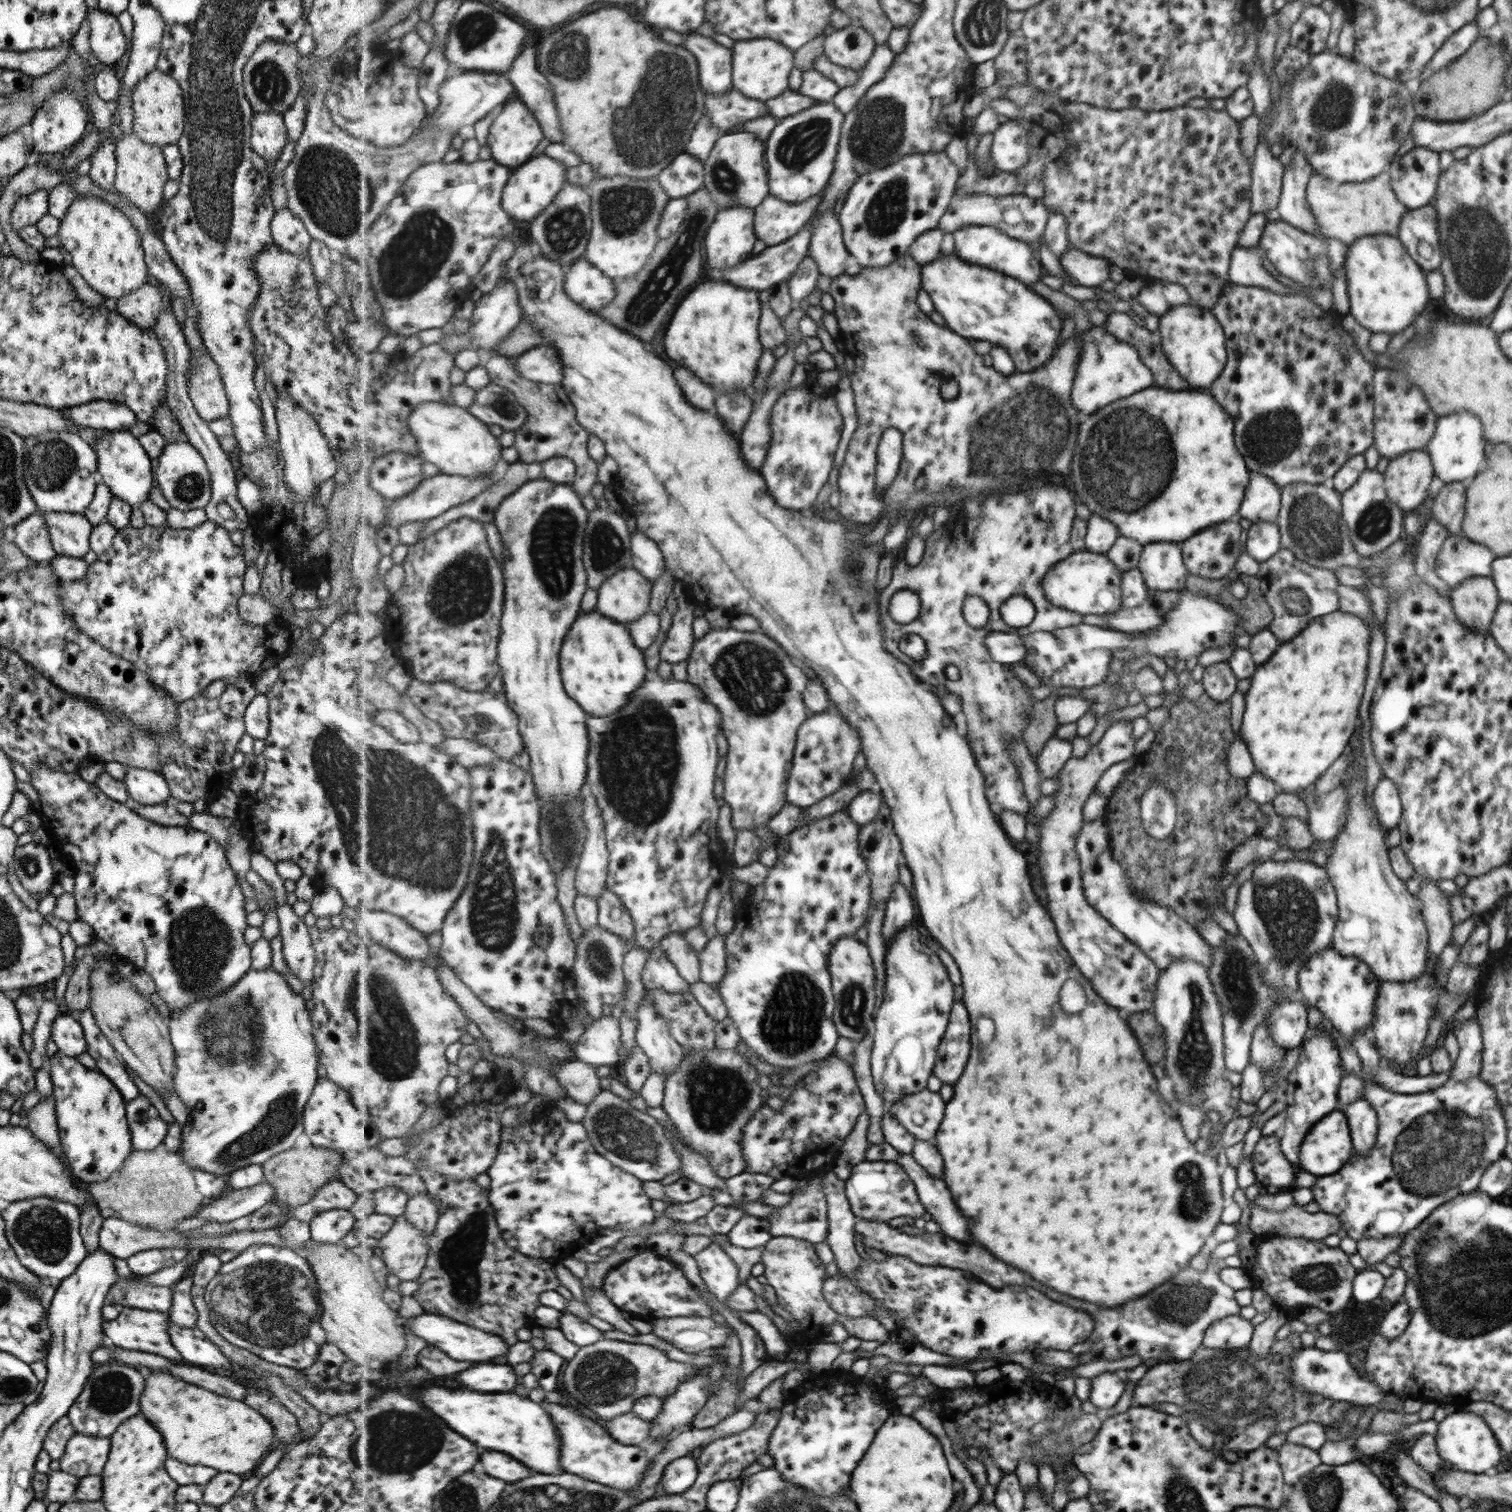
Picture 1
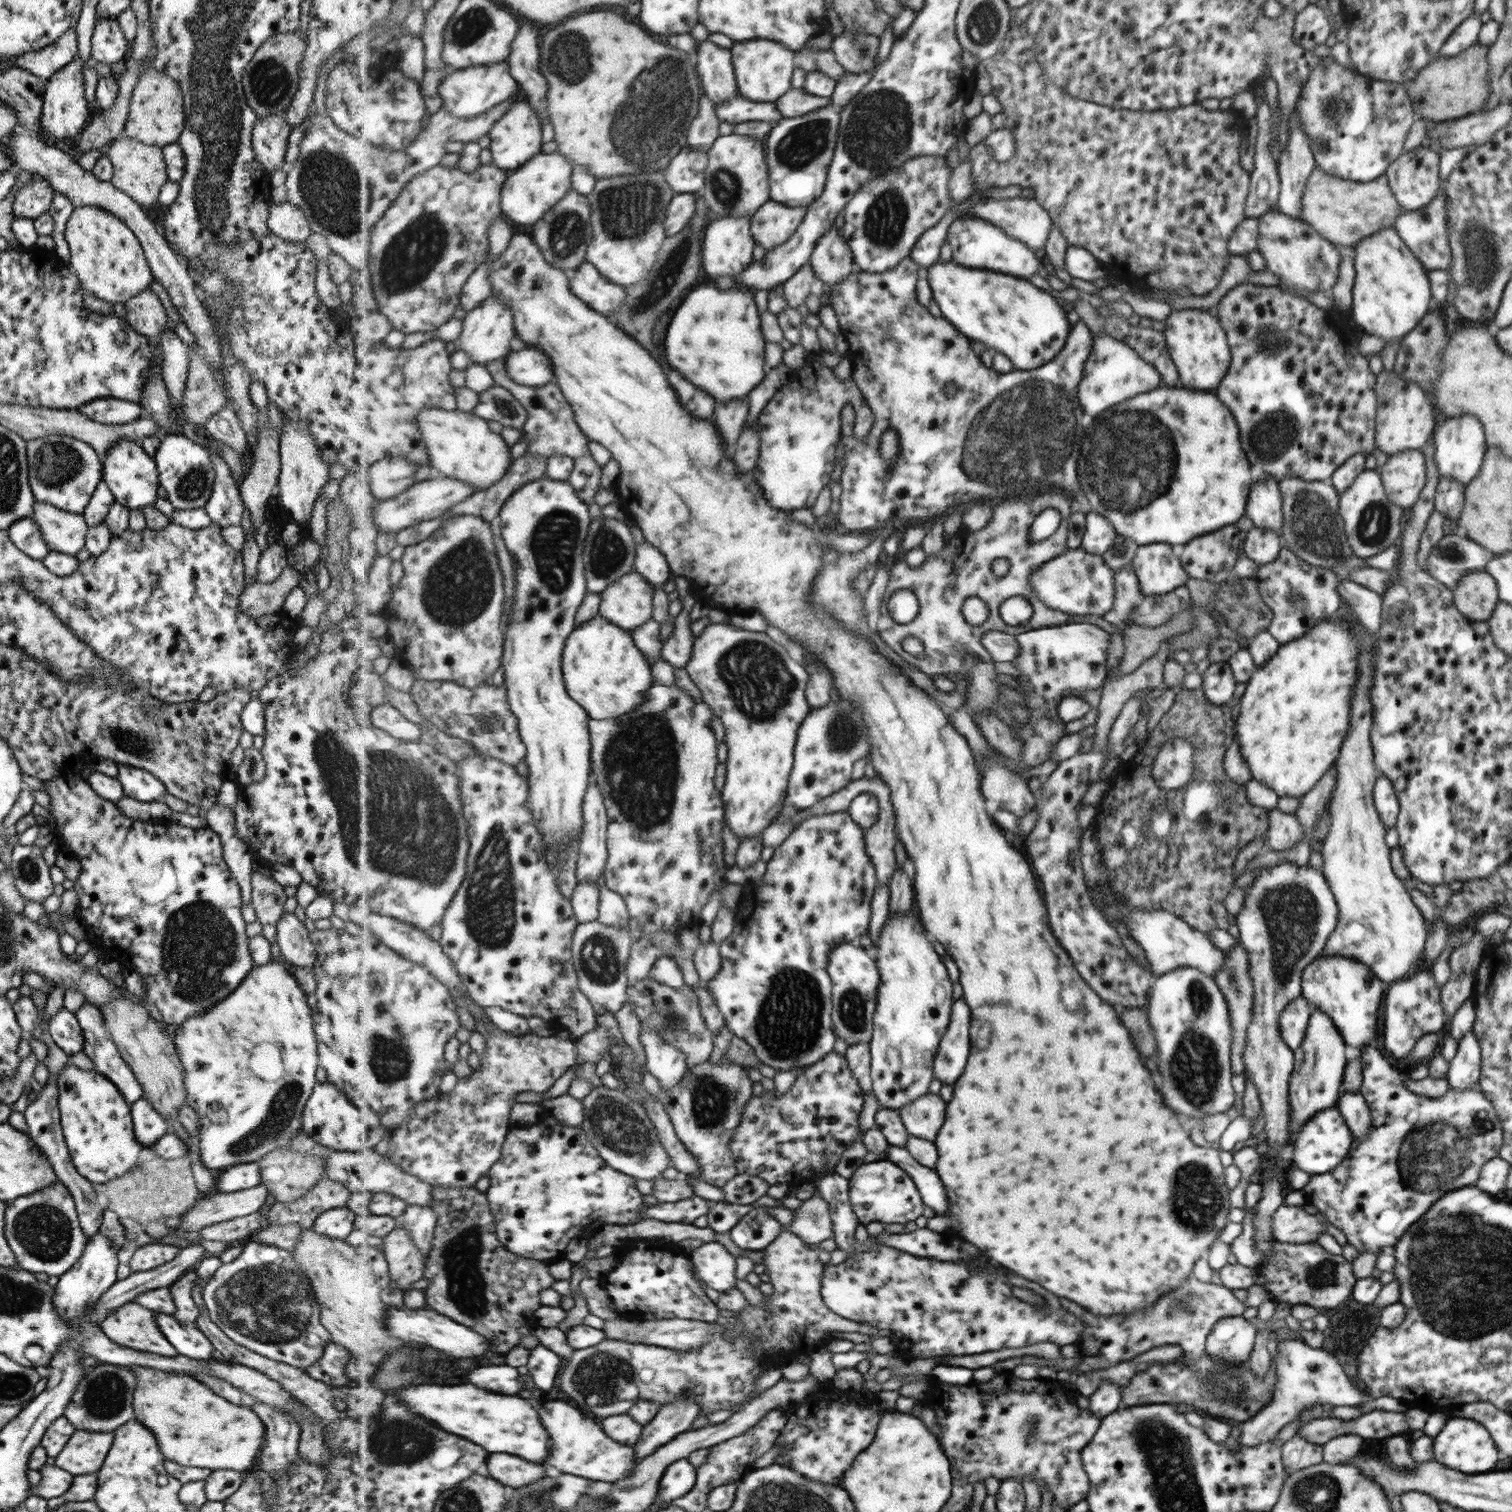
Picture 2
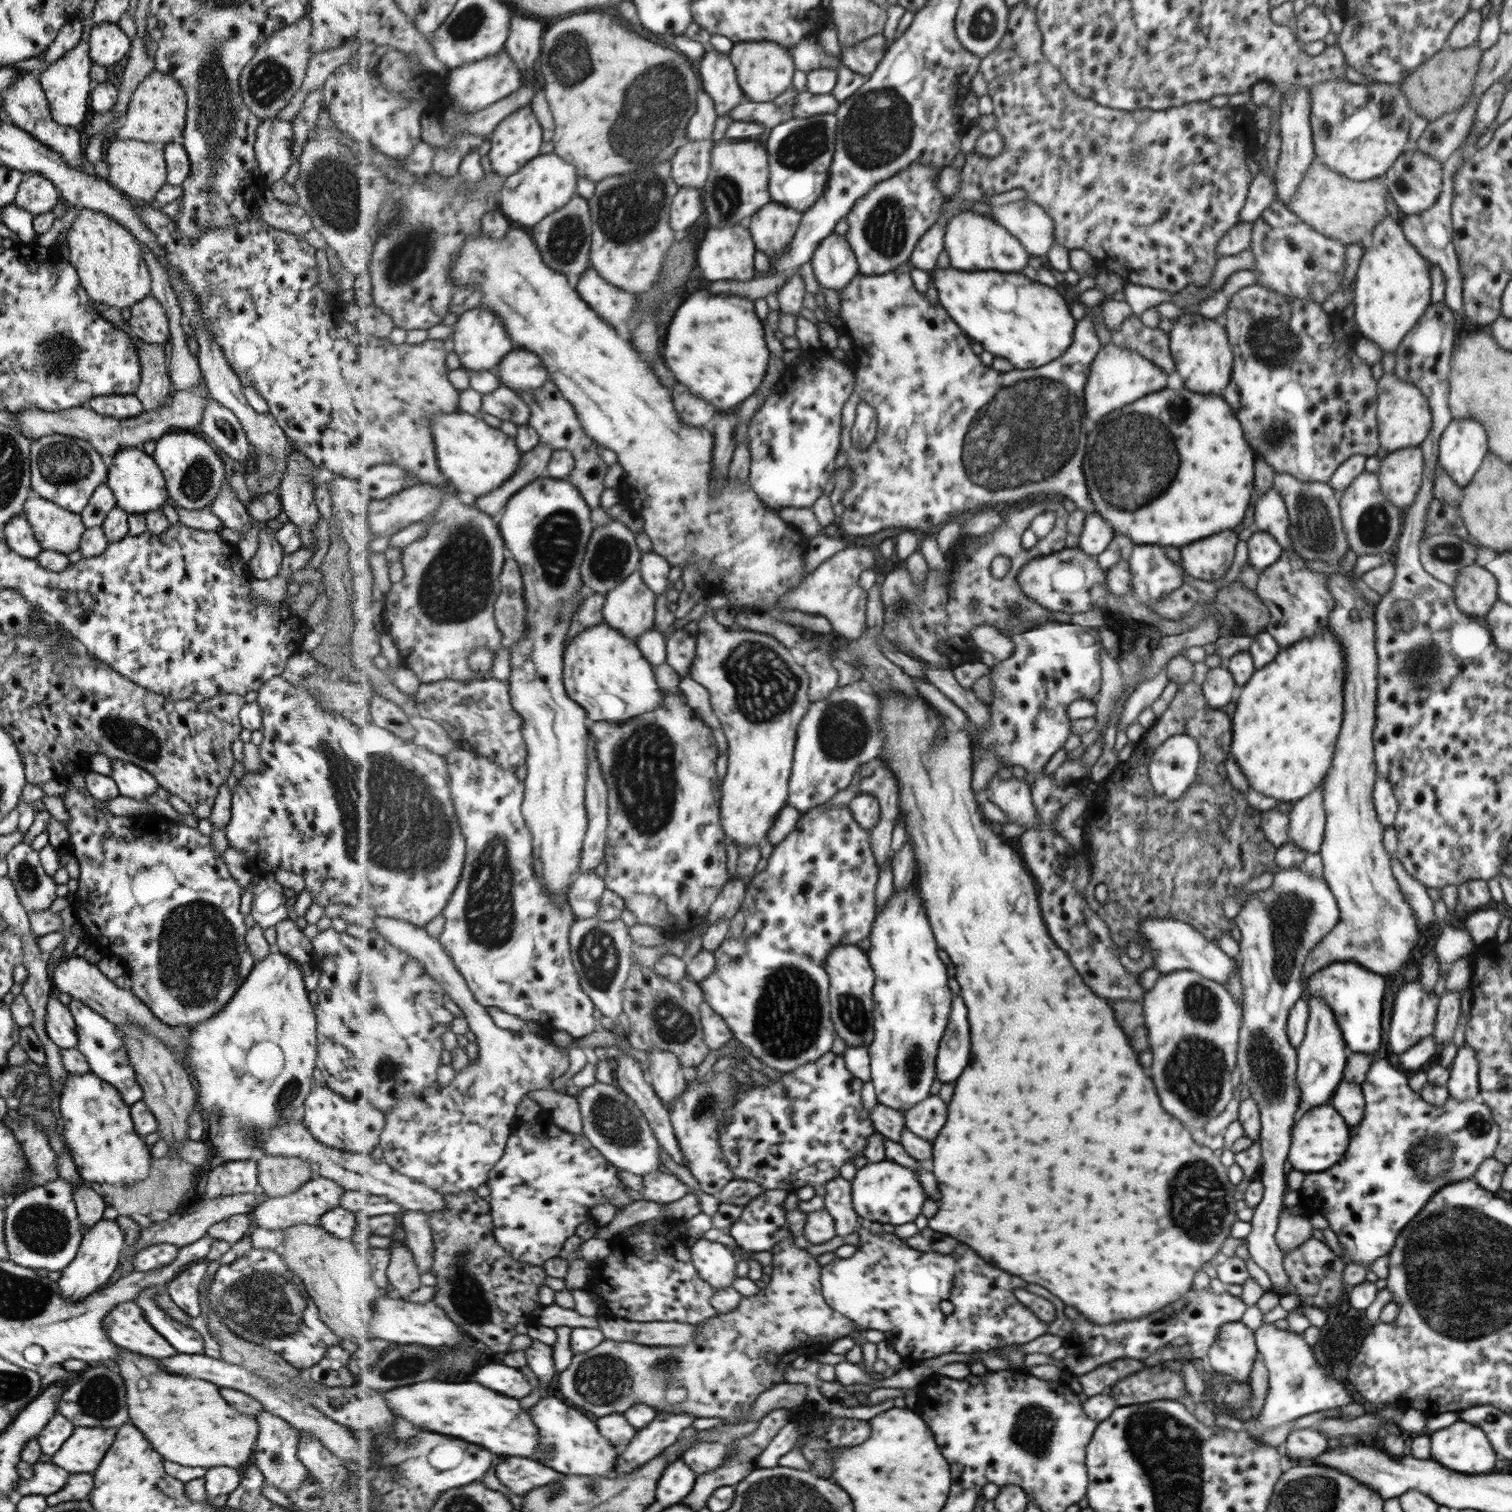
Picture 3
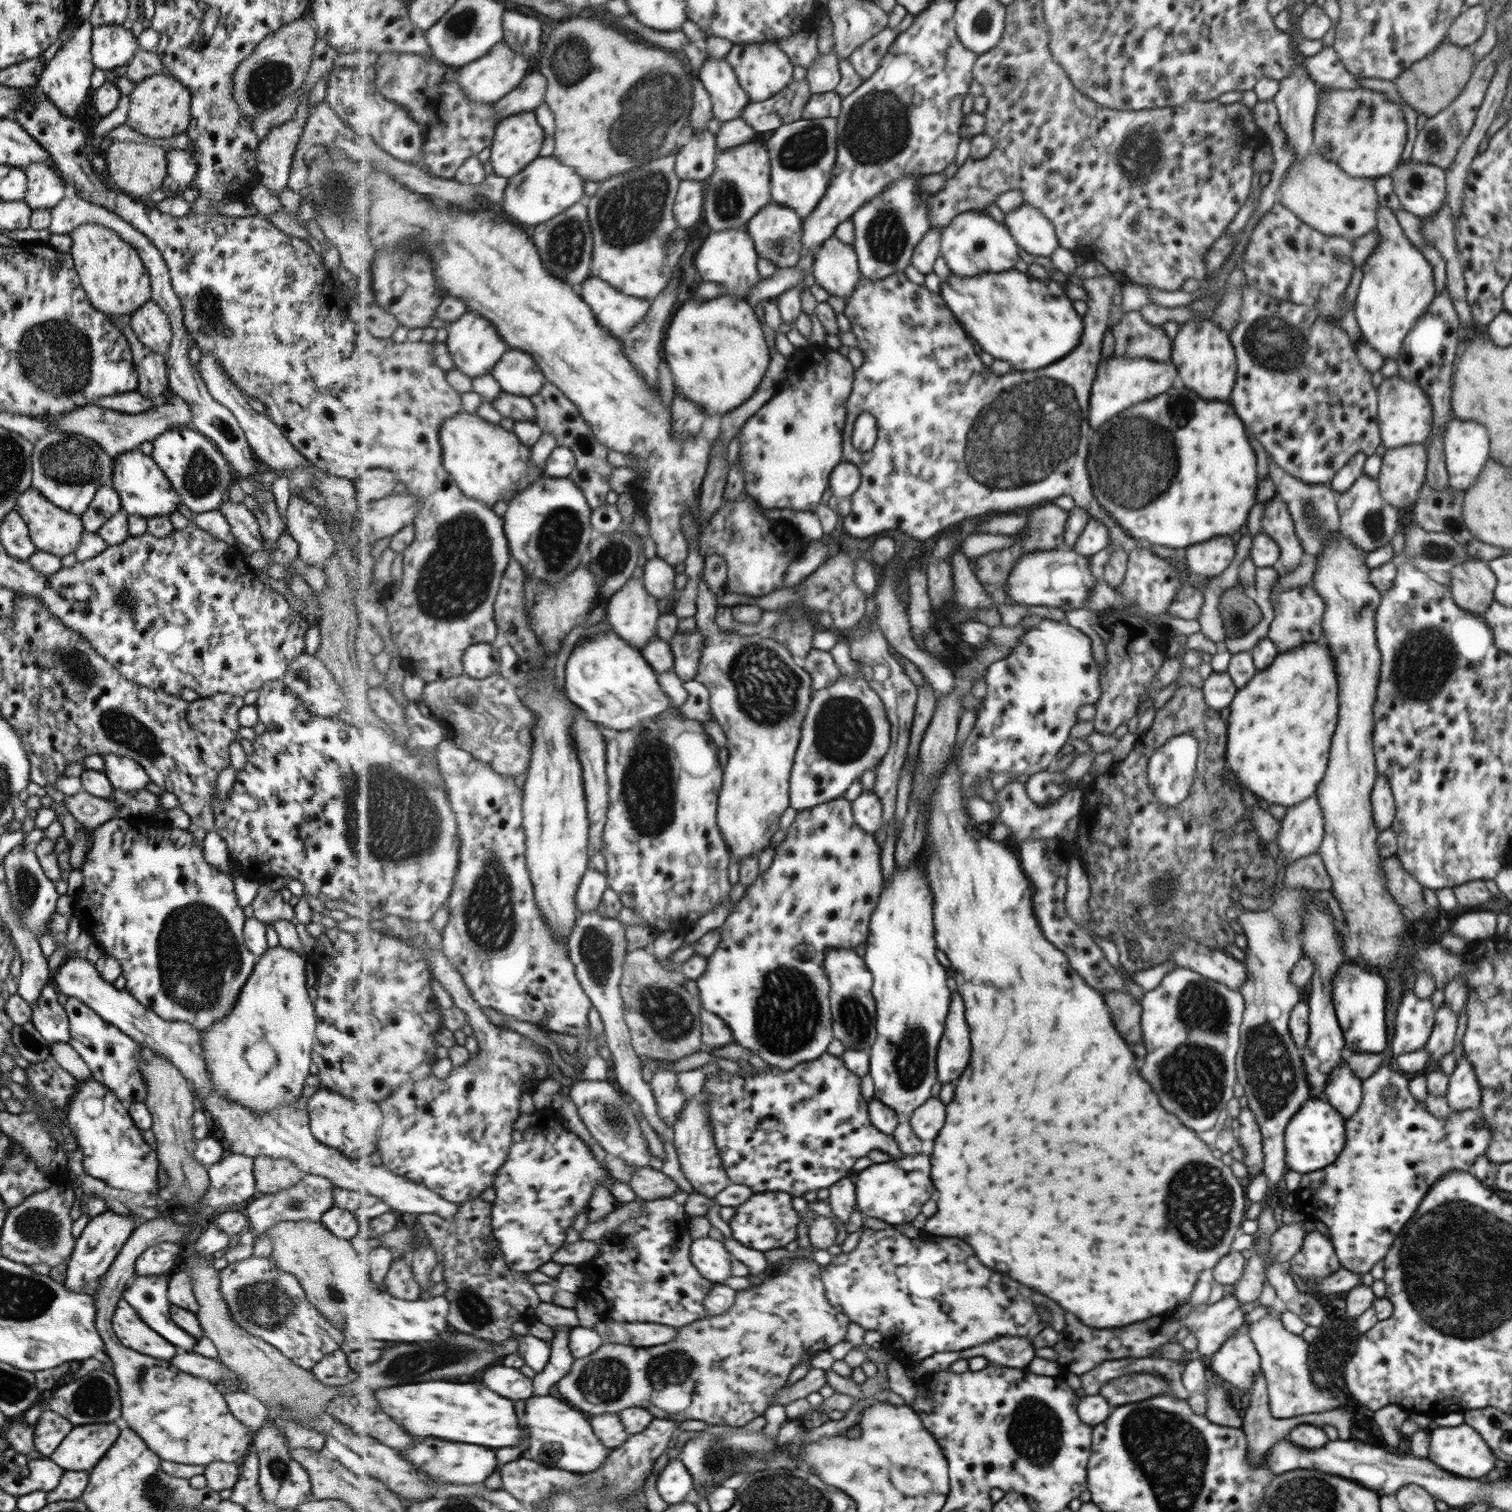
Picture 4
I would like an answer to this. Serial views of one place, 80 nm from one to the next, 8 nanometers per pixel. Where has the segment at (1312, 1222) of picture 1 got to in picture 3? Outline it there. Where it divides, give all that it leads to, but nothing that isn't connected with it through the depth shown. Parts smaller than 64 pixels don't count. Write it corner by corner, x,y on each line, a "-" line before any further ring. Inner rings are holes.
1283,1208
1278,1214
1278,1223
1274,1232
1274,1241
1282,1251
1282,1256
1311,1237
1313,1228
1309,1223
1309,1217
1287,1213
1286,1209

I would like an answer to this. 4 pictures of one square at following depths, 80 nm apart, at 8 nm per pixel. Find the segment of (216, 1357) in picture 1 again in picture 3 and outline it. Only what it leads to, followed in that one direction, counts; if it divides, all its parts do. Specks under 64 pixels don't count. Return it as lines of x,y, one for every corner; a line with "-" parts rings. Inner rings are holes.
151,1285
136,1292
132,1300
141,1311
143,1317
157,1334
159,1334
179,1354
203,1354
203,1341
191,1327
172,1320
154,1301
154,1296
163,1286

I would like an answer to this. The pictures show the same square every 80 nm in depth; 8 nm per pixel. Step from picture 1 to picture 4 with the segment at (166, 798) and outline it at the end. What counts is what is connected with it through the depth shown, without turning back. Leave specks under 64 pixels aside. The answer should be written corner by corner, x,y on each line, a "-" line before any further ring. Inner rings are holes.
102,754
103,770
113,789
133,792
144,789
148,776
138,762
116,754

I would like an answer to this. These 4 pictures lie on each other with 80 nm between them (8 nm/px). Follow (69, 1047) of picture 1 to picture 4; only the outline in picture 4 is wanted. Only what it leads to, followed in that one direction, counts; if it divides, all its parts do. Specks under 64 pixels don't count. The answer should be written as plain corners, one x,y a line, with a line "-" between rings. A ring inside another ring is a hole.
50,985
41,988
35,1004
30,1004
30,1022
34,1029
50,1044
67,1042
68,1018
58,1003
58,994

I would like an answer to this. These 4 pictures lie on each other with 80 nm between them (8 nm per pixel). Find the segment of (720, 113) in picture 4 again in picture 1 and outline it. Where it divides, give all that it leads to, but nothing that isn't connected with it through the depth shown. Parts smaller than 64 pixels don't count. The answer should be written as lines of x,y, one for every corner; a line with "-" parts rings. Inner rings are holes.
689,33
685,48
699,59
700,83
709,94
726,93
734,88
734,51
731,47
719,44
713,37

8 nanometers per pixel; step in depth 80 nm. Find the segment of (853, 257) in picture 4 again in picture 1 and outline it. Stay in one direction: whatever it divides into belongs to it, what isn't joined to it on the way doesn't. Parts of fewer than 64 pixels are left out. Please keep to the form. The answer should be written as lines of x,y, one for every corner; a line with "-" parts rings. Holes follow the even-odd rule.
832,210
822,212
814,221
810,246
810,255
819,265
821,274
833,279
845,274
849,254
842,222

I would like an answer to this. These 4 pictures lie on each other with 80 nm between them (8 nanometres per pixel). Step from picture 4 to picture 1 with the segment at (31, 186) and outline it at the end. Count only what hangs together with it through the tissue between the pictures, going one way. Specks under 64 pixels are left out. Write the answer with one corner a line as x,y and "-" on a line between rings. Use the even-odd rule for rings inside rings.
35,190
20,196
10,211
11,228
18,234
23,226
34,225
48,209
48,191

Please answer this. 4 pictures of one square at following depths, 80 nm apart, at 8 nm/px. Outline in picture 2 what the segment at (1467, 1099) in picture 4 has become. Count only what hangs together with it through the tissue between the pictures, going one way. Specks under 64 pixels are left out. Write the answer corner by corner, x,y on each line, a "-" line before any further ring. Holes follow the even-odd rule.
1468,1031
1457,1041
1454,1057
1448,1062
1445,1079
1455,1090
1476,1088
1481,1076
1481,1047
1474,1032

